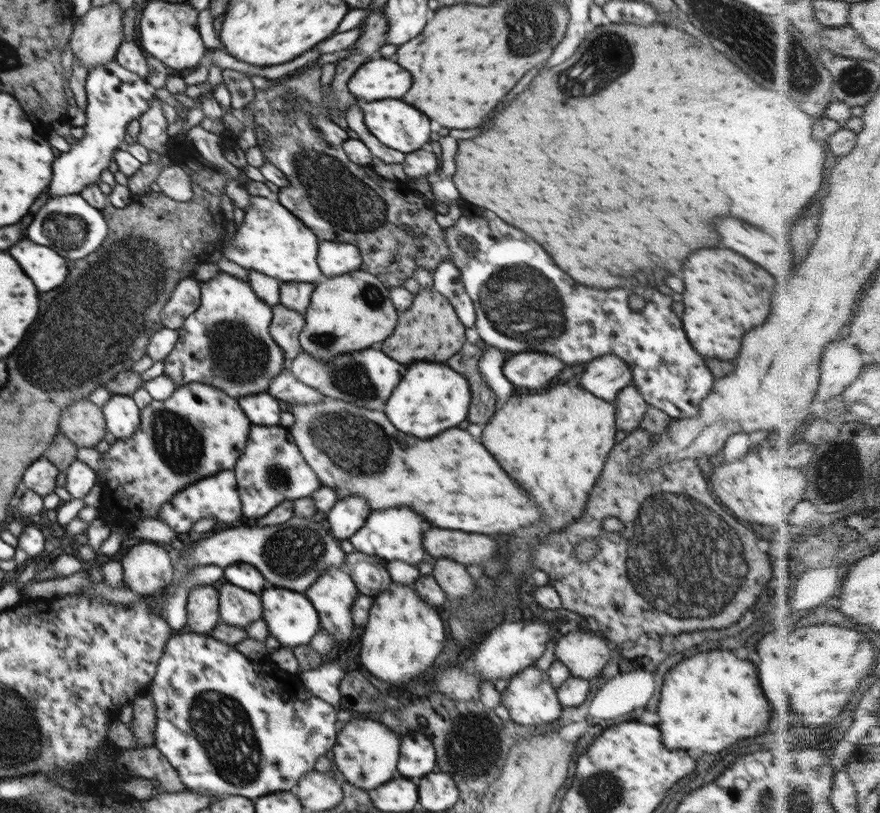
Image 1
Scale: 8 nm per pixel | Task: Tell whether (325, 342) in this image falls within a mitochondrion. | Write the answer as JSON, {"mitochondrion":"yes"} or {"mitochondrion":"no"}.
{"mitochondrion":"yes"}

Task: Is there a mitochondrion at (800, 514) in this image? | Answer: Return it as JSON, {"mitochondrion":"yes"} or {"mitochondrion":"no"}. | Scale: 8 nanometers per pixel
{"mitochondrion":"no"}

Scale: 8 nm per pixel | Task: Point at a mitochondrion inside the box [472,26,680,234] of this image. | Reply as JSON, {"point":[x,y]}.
{"point":[598,64]}

